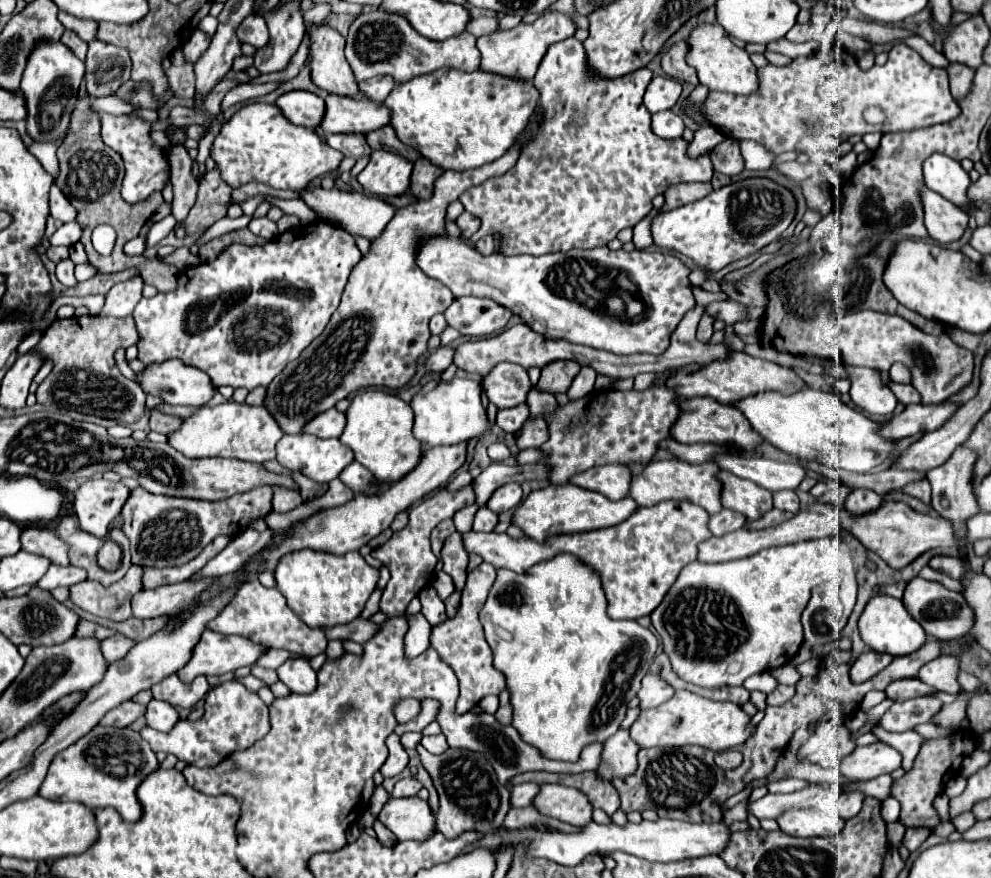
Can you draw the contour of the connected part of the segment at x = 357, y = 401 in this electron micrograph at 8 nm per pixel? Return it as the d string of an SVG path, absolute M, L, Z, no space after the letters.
M363 391L353 397L341 441L353 449L355 459L365 465L377 477L377 481L391 485L411 473L421 461L423 447L413 437L411 429L413 409L409 407L409 403L385 391Z

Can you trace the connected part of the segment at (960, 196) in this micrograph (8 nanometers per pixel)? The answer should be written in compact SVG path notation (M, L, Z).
M933 153L923 163L923 175L927 189L953 201L957 207L975 209L973 201L967 197L967 187L971 185L971 179L955 159L943 153Z

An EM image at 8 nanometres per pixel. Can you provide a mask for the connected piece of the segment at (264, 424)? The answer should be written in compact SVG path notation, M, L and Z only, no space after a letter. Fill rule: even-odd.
M225 401L215 407L201 407L177 431L167 435L167 443L191 459L203 457L231 457L239 461L265 463L275 459L275 445L283 431L265 407L249 407L245 403Z

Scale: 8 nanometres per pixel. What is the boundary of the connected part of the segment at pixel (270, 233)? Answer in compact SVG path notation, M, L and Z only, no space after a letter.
M261 217L261 219L251 219L249 223L249 231L259 235L259 237L265 237L265 239L273 239L275 233L277 233L277 225L273 221L269 221L267 217Z

